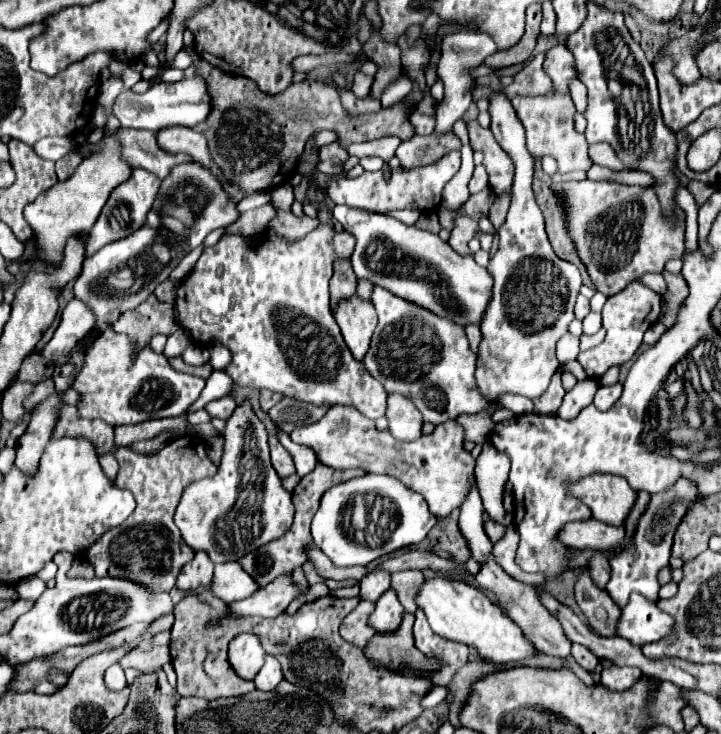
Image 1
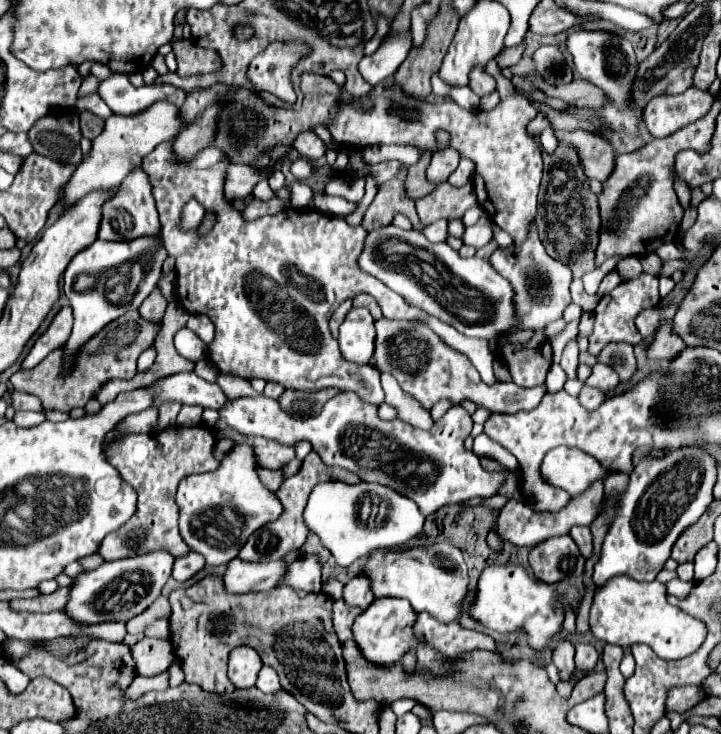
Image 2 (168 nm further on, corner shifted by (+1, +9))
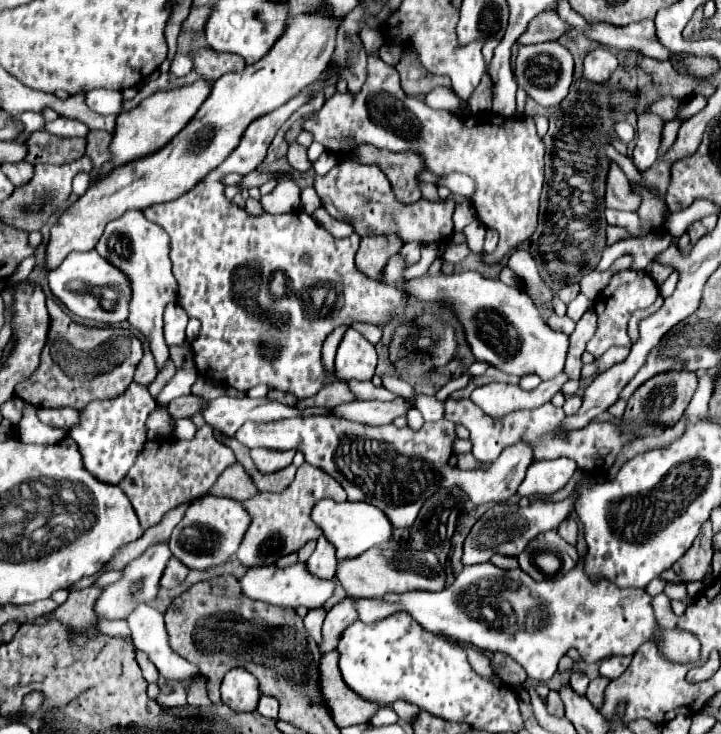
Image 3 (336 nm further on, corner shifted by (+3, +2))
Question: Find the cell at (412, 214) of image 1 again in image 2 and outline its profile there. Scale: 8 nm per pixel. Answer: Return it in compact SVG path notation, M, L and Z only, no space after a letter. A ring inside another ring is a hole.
M315 191L311 205L319 213L325 213L325 215L347 215L357 207L357 203L351 203L343 197L337 197L337 195L327 195L325 191Z

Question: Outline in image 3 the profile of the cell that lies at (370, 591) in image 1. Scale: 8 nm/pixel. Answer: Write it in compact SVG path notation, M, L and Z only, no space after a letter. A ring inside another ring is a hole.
M345 596L341 602L337 602L325 618L323 624L323 642L319 644L323 652L331 652L337 648L337 638L339 634L357 620L357 608L355 608L355 598Z

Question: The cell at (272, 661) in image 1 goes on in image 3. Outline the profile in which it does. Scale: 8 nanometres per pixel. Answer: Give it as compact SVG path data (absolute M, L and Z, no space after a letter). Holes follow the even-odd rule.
M263 694L263 696L259 698L259 706L257 706L257 710L259 710L263 716L267 716L267 718L277 718L279 702L277 702L275 696L267 696L267 694Z

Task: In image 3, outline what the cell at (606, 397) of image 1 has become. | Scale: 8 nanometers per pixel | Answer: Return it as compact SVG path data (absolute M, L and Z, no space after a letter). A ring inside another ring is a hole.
M573 394L573 396L569 396L569 398L567 398L567 402L565 402L563 410L565 410L565 414L567 414L567 416L573 416L573 414L577 414L577 412L579 412L581 404L583 404L581 394Z

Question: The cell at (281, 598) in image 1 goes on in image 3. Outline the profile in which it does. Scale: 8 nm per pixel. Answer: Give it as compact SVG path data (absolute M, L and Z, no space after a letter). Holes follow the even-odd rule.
M317 538L317 548L311 554L311 558L307 560L307 572L313 574L315 578L321 580L331 580L335 576L337 570L337 560L333 554L333 546L329 546L329 542L325 542L325 538Z

